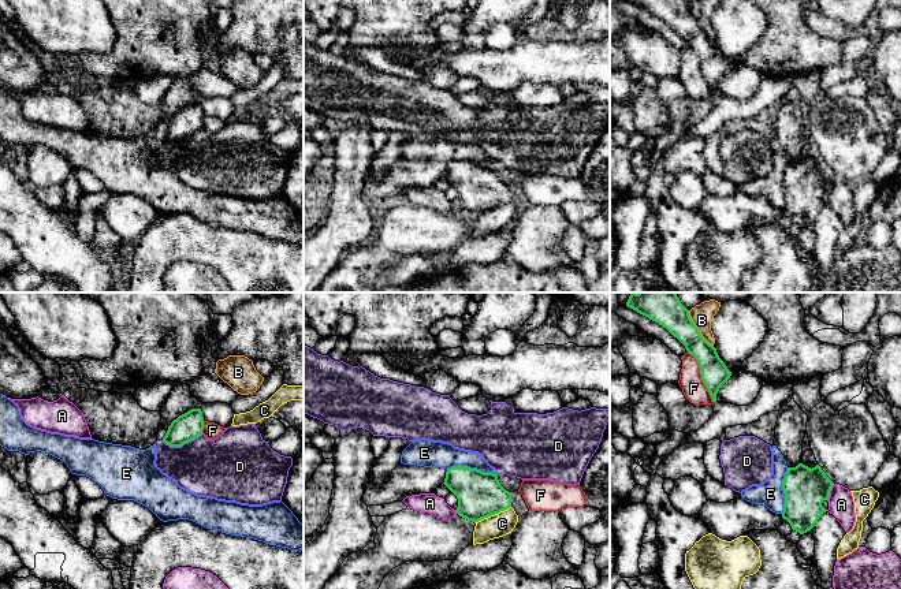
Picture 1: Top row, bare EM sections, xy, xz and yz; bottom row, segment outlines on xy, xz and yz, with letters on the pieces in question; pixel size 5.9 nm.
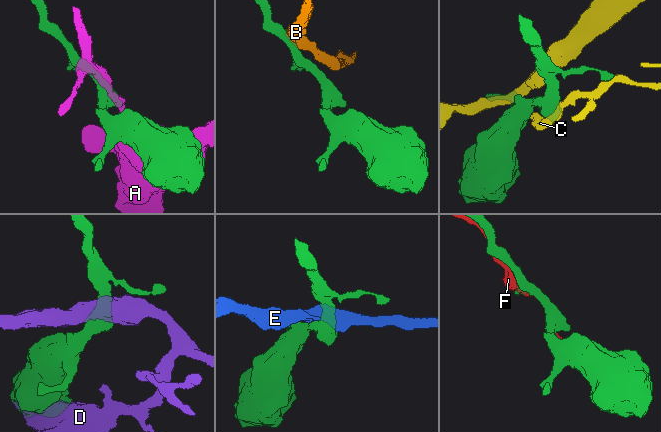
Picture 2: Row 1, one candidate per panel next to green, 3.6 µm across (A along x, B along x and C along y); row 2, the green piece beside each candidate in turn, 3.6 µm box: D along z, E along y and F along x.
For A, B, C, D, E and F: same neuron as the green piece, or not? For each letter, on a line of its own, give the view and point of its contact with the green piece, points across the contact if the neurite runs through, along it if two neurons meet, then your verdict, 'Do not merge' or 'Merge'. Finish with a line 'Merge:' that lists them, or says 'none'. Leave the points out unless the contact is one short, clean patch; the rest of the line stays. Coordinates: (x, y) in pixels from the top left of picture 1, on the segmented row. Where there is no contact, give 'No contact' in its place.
A: Touches green at yz (829, 492). Do not merge
B: Touches green at yz (696, 328). Do not merge
C: Touches green at xz (492, 514). Do not merge
D: Touches green at xy (182, 444). Do not merge
E: Touches green at xz (472, 469). Do not merge
F: Touches green at yz (702, 377). Do not merge
Merge: none

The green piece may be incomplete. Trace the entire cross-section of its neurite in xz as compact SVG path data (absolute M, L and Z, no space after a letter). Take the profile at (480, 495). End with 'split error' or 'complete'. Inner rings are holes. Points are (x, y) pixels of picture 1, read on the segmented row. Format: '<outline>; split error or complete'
M458 465L447 469L443 484L458 499L458 515L474 523L511 507L511 492L500 485L498 474Z; complete

